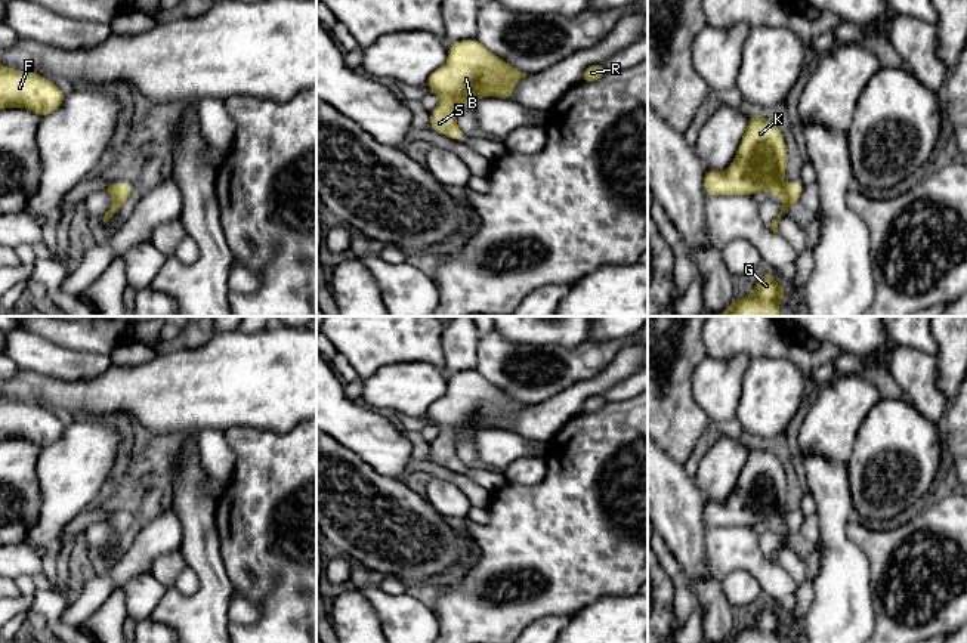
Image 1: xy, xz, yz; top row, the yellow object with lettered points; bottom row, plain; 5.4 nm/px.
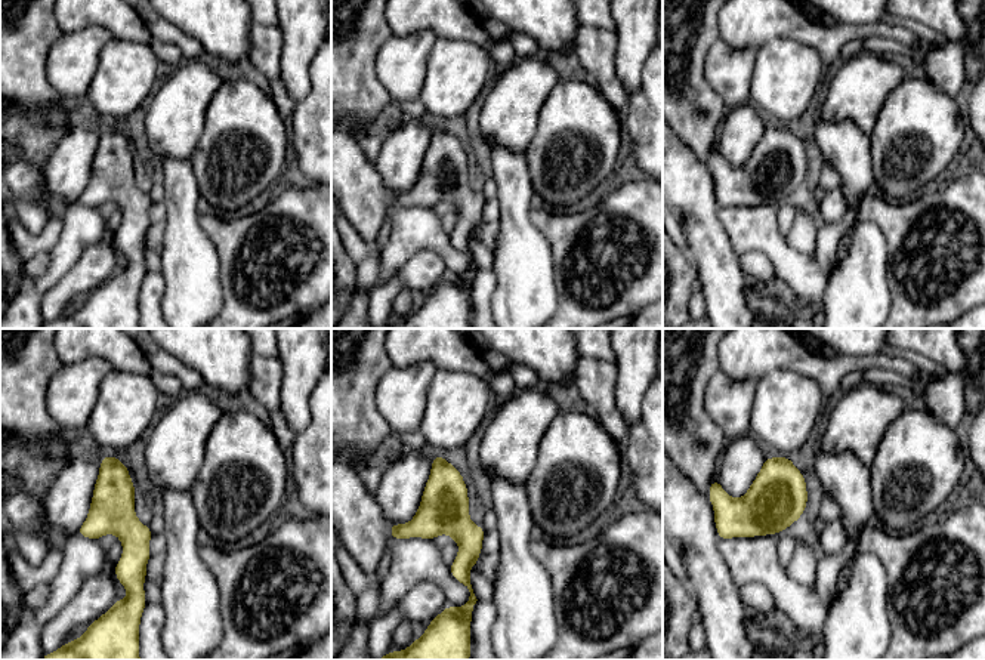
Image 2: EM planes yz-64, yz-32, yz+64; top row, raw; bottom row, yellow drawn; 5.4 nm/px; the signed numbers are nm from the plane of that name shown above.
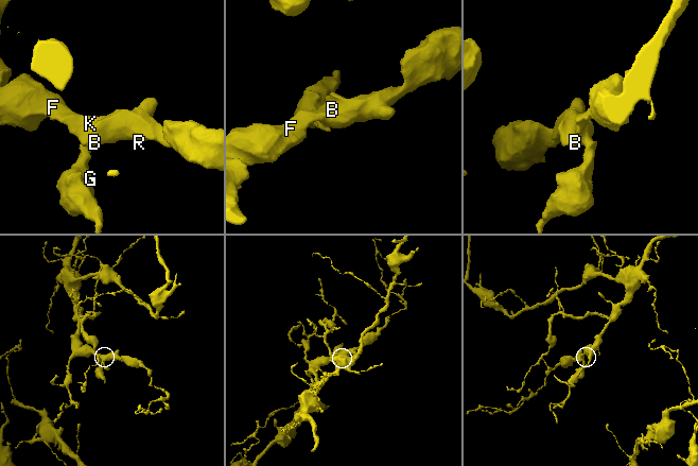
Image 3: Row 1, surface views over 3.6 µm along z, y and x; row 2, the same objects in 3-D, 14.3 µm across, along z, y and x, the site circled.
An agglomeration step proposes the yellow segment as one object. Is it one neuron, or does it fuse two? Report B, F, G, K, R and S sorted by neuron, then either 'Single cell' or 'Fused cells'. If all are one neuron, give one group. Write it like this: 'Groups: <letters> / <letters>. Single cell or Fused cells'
Groups: B F G K R S. Single cell

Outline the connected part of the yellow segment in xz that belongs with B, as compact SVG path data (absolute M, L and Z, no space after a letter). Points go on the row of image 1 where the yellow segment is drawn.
M475 37L451 43L448 61L426 81L439 99L429 112L432 130L457 142L464 140L466 136L457 127L457 114L464 108L473 109L473 102L482 98L512 101L512 89L526 75Z

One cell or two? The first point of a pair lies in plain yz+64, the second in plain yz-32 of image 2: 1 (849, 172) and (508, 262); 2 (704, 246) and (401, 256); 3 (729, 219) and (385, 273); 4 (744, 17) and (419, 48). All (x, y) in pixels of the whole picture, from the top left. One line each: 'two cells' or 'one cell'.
1: one cell
2: two cells
3: one cell
4: two cells

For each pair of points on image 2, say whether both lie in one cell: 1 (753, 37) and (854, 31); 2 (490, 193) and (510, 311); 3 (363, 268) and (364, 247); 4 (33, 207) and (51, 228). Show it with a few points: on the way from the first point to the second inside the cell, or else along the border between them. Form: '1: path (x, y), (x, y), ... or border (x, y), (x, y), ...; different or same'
1: path (778, 28), (828, 33); same
2: border (493, 178), (497, 187), (497, 197); different
3: border (374, 252), (357, 264); different
4: border (56, 210), (37, 234), (31, 234), (17, 219); different

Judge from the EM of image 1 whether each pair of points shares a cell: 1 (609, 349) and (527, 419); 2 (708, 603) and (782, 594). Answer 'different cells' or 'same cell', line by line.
1: different cells
2: different cells

